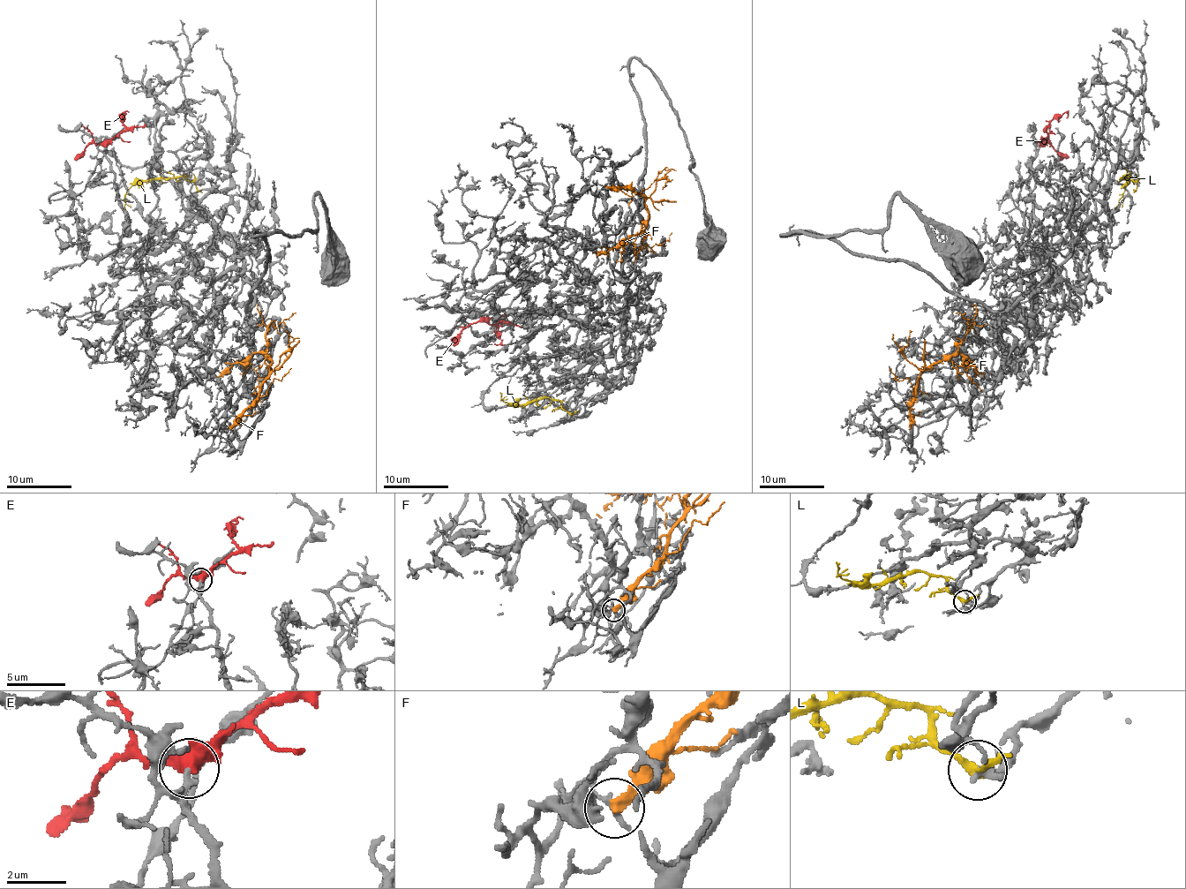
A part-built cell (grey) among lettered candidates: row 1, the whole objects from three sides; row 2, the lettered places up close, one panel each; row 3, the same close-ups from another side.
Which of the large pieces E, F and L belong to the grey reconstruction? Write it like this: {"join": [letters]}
{"join": ["E"]}

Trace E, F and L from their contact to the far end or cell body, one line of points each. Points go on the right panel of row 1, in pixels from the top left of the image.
E: (1040, 146), (1047, 138), (1047, 126), (1064, 113), (1068, 115), (1066, 118)
F: (911, 427), (911, 398), (922, 372), (957, 349), (971, 324), (971, 327), (965, 320), (956, 312)
L: (1137, 180), (1122, 178), (1128, 182), (1114, 209)

